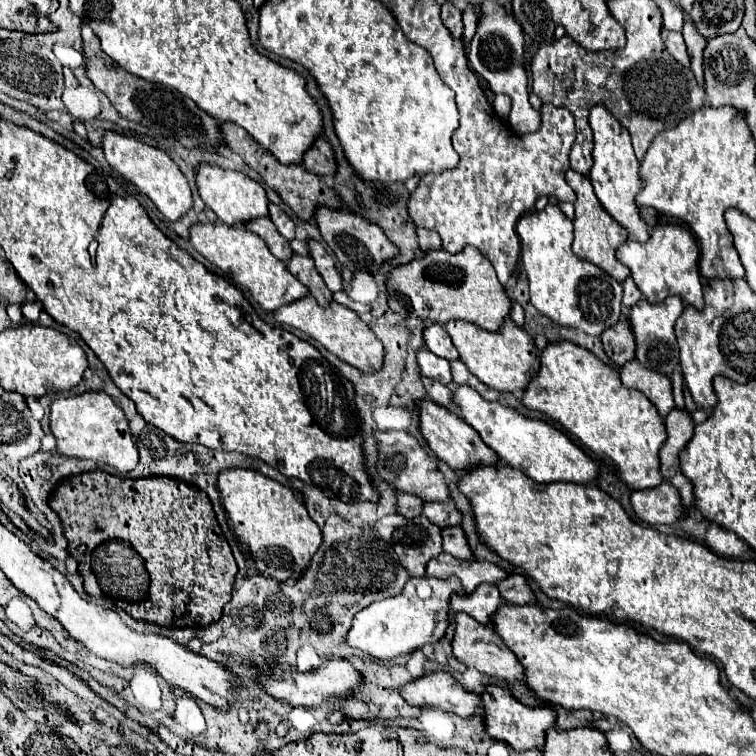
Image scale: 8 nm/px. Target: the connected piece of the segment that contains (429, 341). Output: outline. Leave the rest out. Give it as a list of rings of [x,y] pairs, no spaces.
[[[429,324],[425,328],[425,346],[435,354],[435,356],[441,356],[445,360],[457,360],[459,354],[449,338],[449,334],[445,332],[445,328],[441,324]]]

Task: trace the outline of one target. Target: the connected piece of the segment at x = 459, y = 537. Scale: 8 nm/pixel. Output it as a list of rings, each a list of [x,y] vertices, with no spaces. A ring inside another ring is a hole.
[[[451,526],[443,530],[443,550],[461,560],[475,560],[461,526]]]

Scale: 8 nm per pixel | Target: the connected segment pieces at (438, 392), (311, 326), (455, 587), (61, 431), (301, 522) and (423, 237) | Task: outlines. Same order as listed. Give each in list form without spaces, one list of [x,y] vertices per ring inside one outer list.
[[[423,378],[423,384],[427,388],[427,394],[433,402],[437,404],[443,404],[445,408],[453,408],[455,410],[455,404],[453,404],[453,386],[443,386],[441,382],[435,382],[435,380],[429,380],[429,378]]]
[[[305,296],[297,302],[291,302],[275,312],[275,320],[279,324],[287,324],[293,328],[299,328],[301,332],[309,334],[317,342],[321,342],[329,352],[345,360],[347,364],[359,368],[361,372],[377,372],[383,368],[383,344],[381,340],[373,334],[373,330],[357,316],[357,314],[337,302],[333,302],[329,308],[321,308],[313,296]]]
[[[409,578],[403,592],[398,596],[387,598],[367,606],[355,614],[353,626],[349,630],[347,642],[353,648],[359,648],[379,660],[395,658],[409,654],[429,642],[433,642],[433,630],[437,626],[437,616],[443,616],[443,634],[449,624],[451,596],[467,596],[459,578]]]
[[[103,390],[83,392],[51,402],[51,432],[63,456],[87,458],[113,466],[119,474],[127,474],[137,466],[137,446],[133,442],[127,418],[115,400]]]
[[[227,468],[219,472],[217,488],[239,542],[247,548],[263,576],[283,582],[295,570],[301,572],[307,568],[323,540],[323,534],[321,528],[309,518],[305,504],[295,498],[287,486],[255,470]]]
[[[417,228],[417,236],[419,236],[419,246],[427,252],[427,250],[439,250],[441,248],[441,238],[435,230],[427,230],[427,228]]]

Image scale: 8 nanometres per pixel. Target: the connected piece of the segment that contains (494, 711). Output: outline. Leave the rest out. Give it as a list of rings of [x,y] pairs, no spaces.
[[[489,684],[481,692],[481,700],[483,700],[483,724],[485,724],[487,734],[495,740],[505,740],[517,752],[541,748],[545,730],[555,726],[557,714],[553,708],[549,708],[549,706],[537,706],[537,708],[523,706],[519,700],[515,700],[515,696],[507,688]]]

